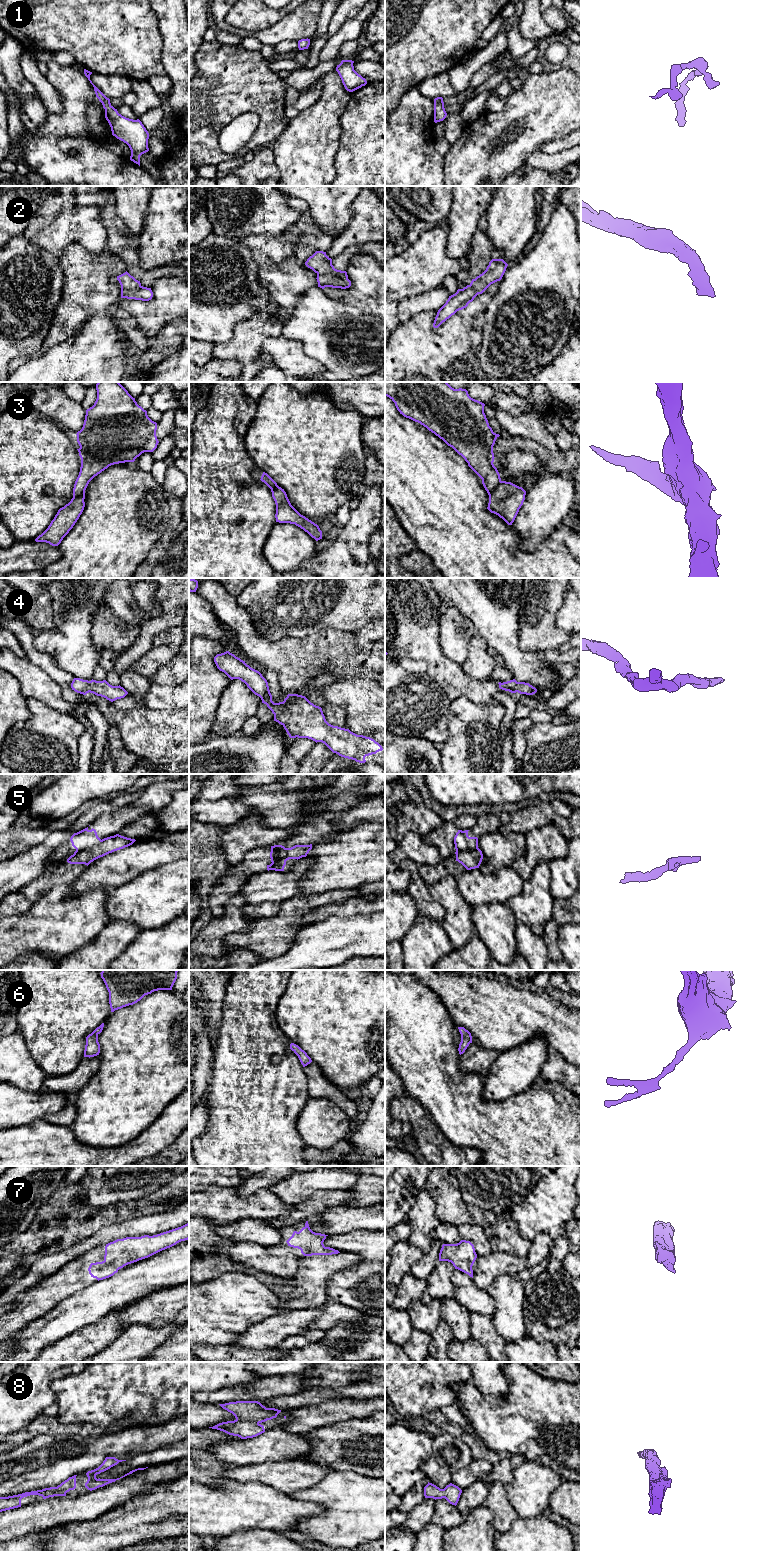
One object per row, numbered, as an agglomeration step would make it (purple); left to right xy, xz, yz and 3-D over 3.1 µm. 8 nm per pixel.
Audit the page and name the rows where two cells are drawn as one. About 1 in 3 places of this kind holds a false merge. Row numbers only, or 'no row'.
3, 5

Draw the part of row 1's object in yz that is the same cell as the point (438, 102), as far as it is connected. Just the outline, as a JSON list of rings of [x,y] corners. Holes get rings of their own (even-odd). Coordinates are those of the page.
[[[437,97],[434,99],[434,122],[443,121],[447,116],[444,108],[444,102],[442,97]]]

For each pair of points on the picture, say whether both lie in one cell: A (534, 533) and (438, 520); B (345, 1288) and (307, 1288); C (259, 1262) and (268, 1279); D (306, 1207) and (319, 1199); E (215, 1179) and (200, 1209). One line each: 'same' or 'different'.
A: different
B: different
C: different
D: same
E: different

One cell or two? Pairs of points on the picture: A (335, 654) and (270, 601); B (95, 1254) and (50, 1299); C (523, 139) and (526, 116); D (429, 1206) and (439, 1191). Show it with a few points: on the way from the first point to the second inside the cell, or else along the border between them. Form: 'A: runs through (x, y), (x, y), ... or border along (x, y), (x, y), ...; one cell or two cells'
A: border along (334, 627), (324, 627), (305, 638), (289, 636); two cells
B: runs through (85, 1265), (61, 1288); one cell
C: runs through (523, 133), (523, 125), (526, 122); one cell
D: border along (424, 1188), (436, 1204), (435, 1216), (439, 1222); two cells

